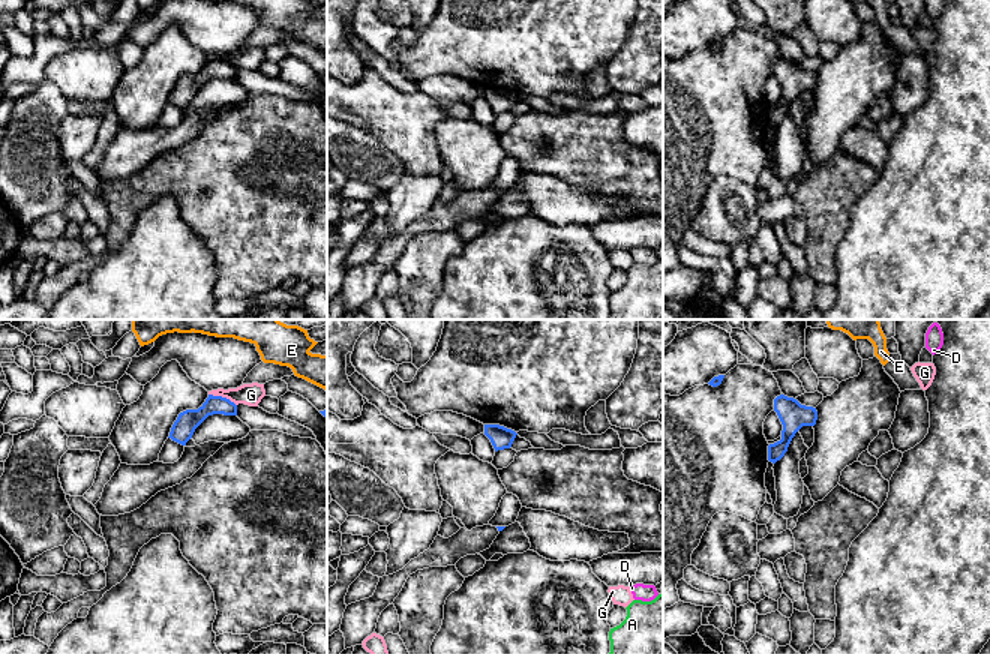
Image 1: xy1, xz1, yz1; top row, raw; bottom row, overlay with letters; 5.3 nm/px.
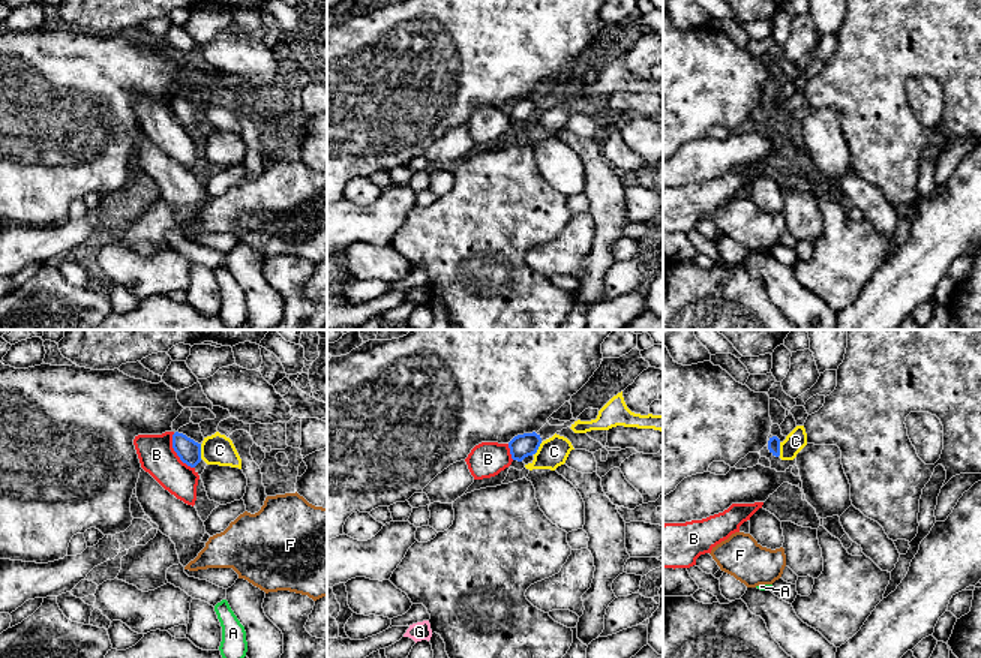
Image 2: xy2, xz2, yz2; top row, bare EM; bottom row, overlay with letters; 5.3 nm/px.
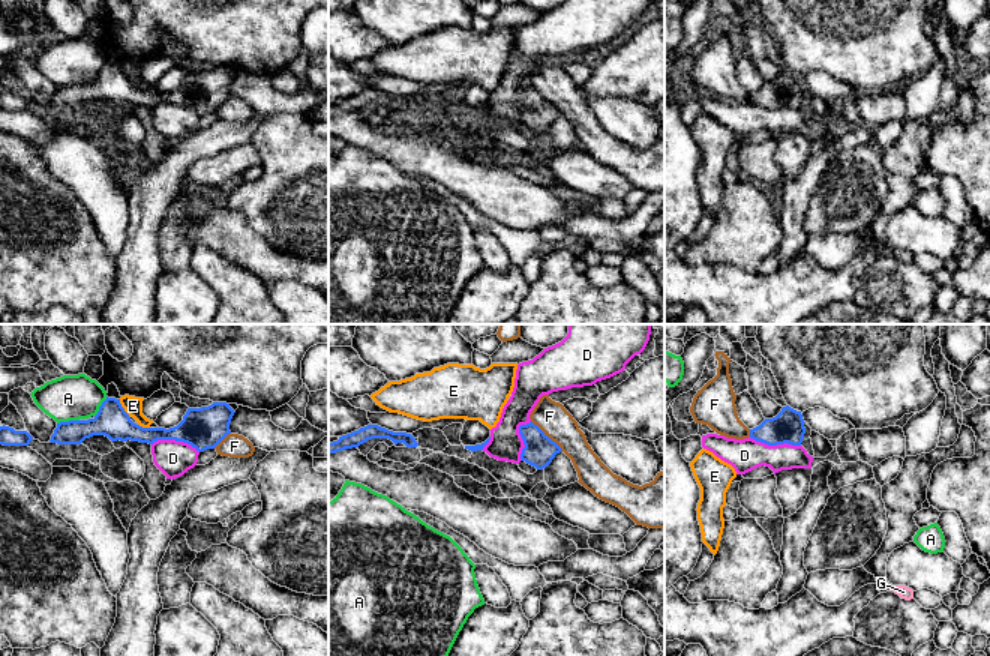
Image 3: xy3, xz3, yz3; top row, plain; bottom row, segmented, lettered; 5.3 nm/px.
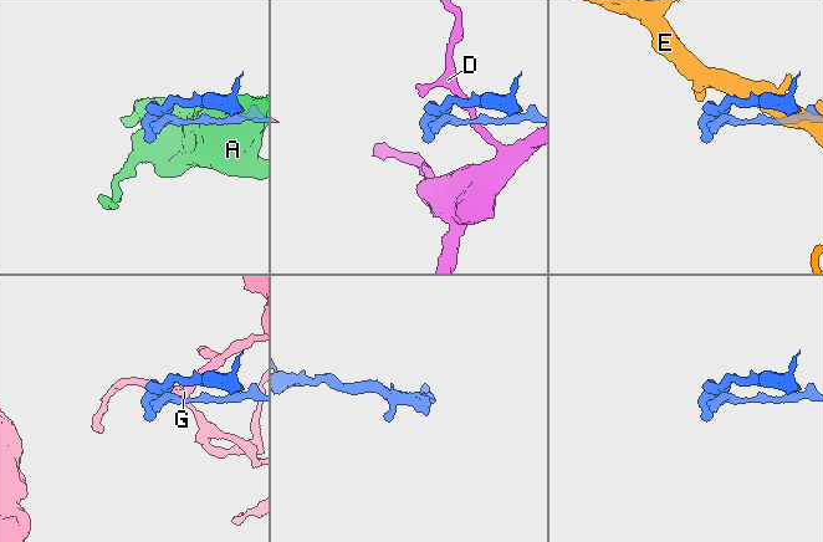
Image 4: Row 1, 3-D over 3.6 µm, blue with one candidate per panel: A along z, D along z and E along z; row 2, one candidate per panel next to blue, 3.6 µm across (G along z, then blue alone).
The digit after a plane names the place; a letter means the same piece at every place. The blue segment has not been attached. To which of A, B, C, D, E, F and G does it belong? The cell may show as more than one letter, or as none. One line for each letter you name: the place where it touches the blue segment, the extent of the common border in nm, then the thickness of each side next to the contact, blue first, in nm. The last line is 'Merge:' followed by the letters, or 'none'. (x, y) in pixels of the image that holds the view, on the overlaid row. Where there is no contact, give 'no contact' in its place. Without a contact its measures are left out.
Merge: none

